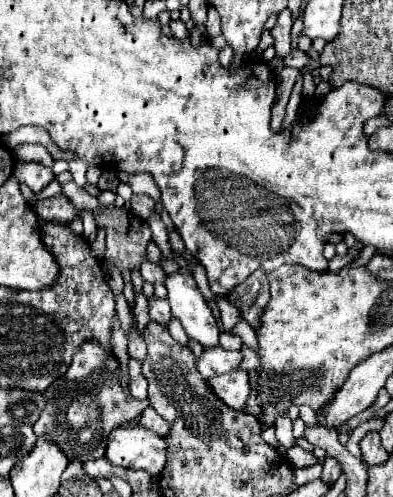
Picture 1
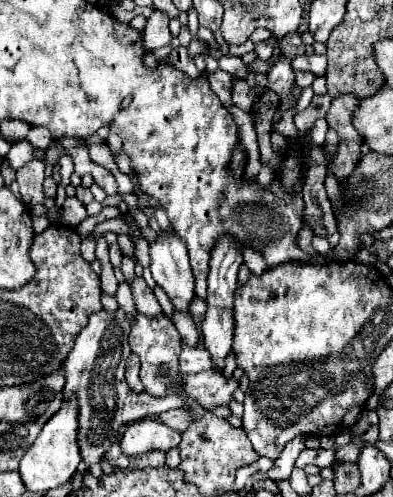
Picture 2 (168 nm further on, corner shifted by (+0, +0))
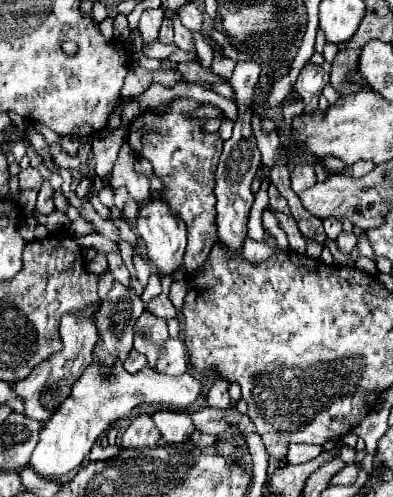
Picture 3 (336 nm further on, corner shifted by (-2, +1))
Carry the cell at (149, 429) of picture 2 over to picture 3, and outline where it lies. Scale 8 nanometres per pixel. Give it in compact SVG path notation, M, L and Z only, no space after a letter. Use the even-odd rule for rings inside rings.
M156 411L152 413L152 421L158 427L158 431L162 433L164 441L170 445L178 445L188 441L188 437L192 435L194 427L192 421L188 419L188 413L184 411Z

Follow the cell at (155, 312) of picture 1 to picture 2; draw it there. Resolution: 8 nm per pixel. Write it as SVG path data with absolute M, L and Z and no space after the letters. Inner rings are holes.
M132 278L130 282L130 288L132 288L132 296L134 296L134 304L136 304L136 310L144 316L158 316L162 312L158 300L154 298L152 290L148 288L148 284L144 282L144 278Z

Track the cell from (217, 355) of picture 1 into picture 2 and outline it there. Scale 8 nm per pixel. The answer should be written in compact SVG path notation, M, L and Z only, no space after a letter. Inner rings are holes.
M182 342L182 352L180 352L180 372L182 374L204 372L210 366L212 366L212 360L206 348L190 348L186 342Z

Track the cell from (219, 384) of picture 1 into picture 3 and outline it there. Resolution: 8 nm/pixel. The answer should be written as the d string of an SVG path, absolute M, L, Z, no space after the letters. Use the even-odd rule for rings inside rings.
M98 363L90 365L82 377L74 383L70 397L58 407L58 411L42 425L40 441L30 457L30 467L44 479L60 479L80 469L88 457L98 435L120 417L126 417L134 407L142 403L166 405L166 409L186 409L202 395L202 383L190 373L172 377L152 367L138 371L136 375L124 371L122 363L114 369L102 369Z

